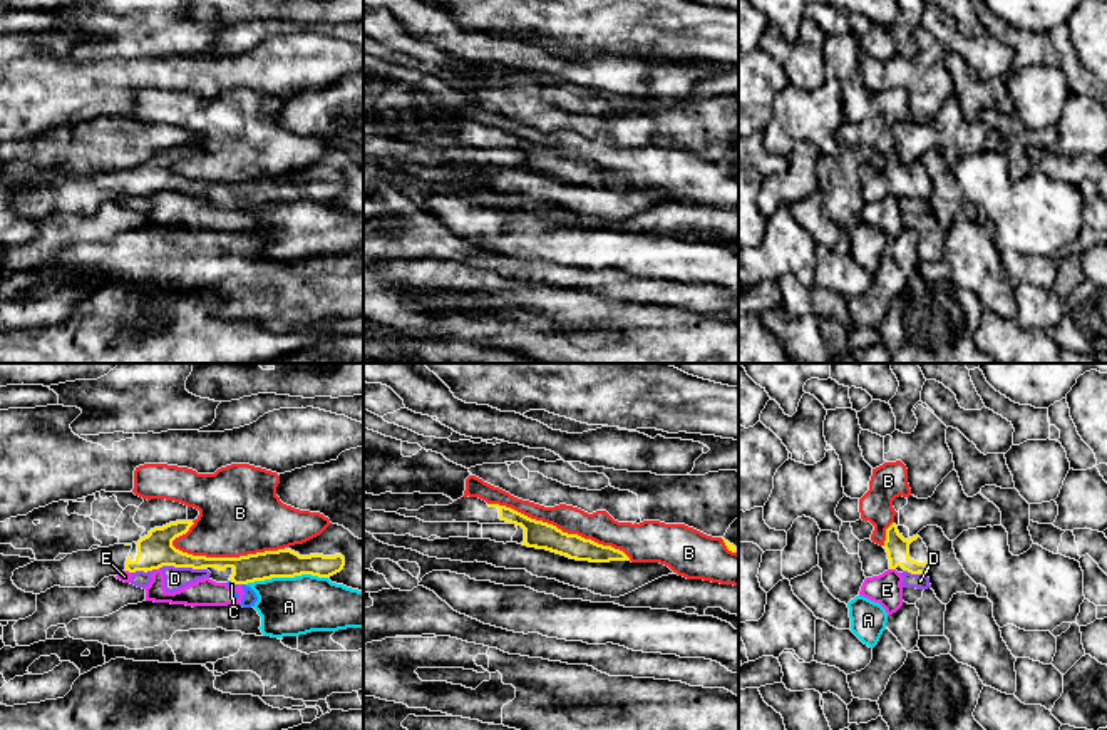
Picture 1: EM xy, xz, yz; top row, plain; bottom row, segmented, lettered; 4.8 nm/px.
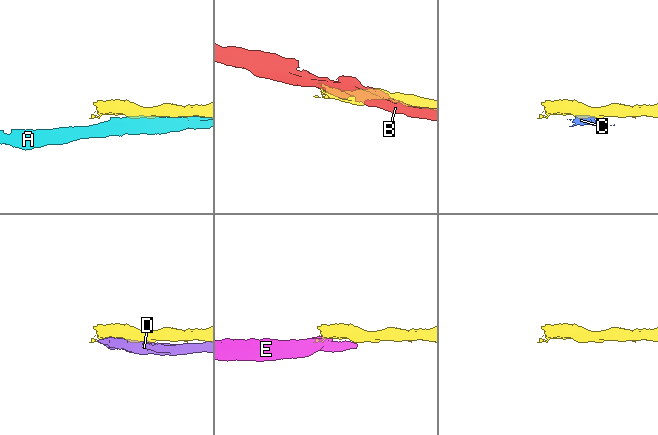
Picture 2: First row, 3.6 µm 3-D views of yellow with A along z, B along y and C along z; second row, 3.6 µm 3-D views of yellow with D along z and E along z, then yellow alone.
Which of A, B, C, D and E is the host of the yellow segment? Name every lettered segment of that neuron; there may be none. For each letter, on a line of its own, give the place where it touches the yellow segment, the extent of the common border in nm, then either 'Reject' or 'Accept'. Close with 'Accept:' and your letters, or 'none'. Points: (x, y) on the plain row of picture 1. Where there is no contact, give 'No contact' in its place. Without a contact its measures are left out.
A: Touches yellow at xy (287, 201). Shared border 400 nm. Reject
B: Touches yellow at xz (560, 154). Shared border 750 nm. Reject
C: Touches yellow at xy (243, 208). Shared border 30 nm. Reject
D: Touches yellow at xy (180, 191). Shared border 220 nm. Reject
E: Touches yellow at yz (893, 193). Shared border 30 nm. Reject
Accept: none

